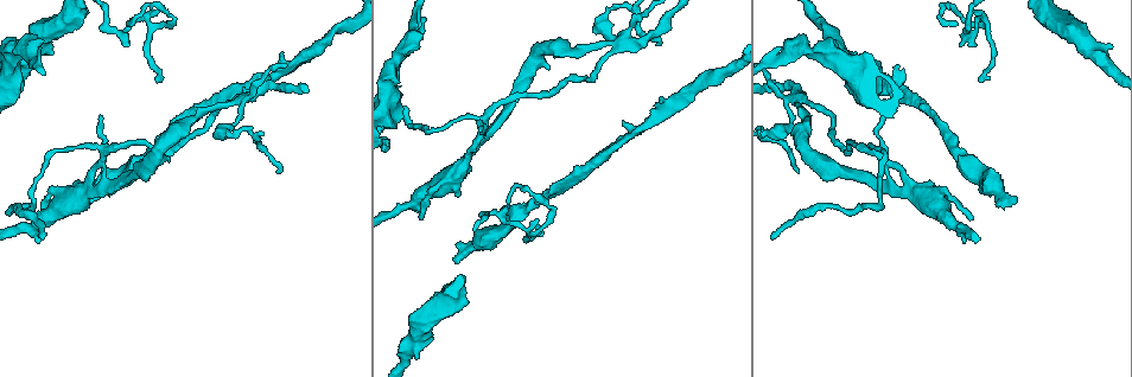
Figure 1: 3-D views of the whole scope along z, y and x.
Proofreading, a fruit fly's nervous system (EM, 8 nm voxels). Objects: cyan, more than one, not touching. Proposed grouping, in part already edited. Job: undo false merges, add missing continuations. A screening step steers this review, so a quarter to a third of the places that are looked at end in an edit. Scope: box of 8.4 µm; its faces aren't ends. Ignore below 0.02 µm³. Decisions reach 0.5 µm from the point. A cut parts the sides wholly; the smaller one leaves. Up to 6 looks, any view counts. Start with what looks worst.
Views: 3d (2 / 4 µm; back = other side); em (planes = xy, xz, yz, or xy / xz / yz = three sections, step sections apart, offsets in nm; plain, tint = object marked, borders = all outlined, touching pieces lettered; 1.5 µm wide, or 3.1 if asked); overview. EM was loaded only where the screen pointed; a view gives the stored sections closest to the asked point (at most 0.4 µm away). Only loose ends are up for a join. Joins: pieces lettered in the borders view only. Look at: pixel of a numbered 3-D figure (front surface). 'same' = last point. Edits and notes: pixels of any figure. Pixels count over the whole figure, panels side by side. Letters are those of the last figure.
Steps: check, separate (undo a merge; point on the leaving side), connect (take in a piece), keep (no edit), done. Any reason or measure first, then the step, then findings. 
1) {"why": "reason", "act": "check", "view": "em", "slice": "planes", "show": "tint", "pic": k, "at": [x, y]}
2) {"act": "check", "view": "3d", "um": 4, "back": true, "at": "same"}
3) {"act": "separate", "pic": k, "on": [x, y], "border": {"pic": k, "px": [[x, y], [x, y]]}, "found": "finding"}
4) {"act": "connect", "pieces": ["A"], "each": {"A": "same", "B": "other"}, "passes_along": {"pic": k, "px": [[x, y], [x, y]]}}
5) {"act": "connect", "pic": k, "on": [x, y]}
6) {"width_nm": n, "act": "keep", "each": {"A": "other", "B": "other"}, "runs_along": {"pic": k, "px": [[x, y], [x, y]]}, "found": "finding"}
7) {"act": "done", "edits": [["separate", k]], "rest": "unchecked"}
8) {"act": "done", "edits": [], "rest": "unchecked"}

{"why": "a fork", "act": "check", "view": "3d", "um": 2, "back": true, "pic": 1, "at": [125, 36]}

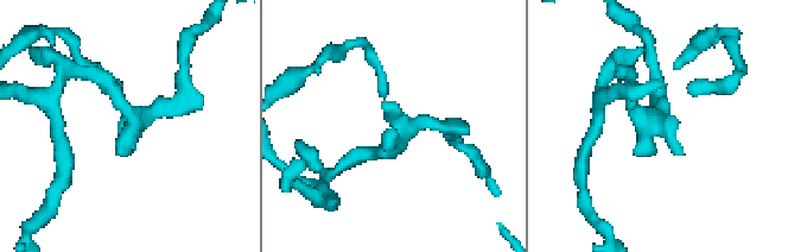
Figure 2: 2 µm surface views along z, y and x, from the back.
{"why": "now the EM", "act": "check", "view": "em", "slice": "planes", "show": "tint", "pic": 2, "at": [655, 127]}

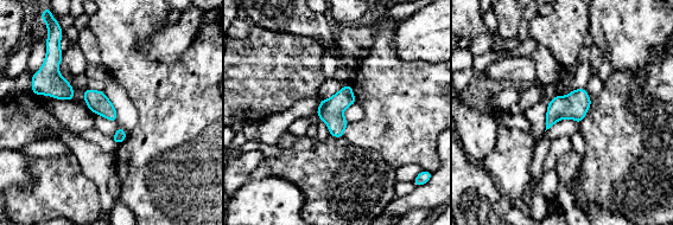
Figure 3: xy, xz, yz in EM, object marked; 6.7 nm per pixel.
{"act": "check", "view": "em", "slice": "planes", "show": "borders", "at": "same"}

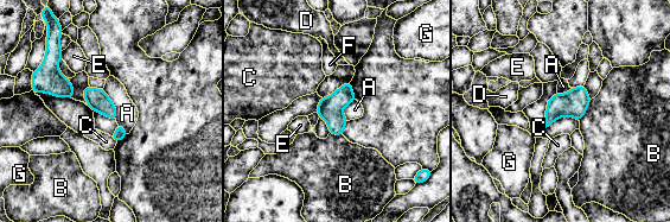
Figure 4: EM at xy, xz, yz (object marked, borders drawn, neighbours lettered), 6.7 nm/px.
{"longest_contact_nm": ["A", 220], "act": "keep", "each": {"A": "other", "B": "other", "C": "other", "D": "other", "E": "other", "F": "other", "G": "other"}, "border": {"pic": 4, "px": [[102, 89], [115, 108], [116, 119]]}, "found": "continuous, no second neuron"}

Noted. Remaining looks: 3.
{"why": "looks like a crossing", "act": "check", "view": "em", "slice": "planes", "show": "tint", "pic": 1, "at": [613, 43]}

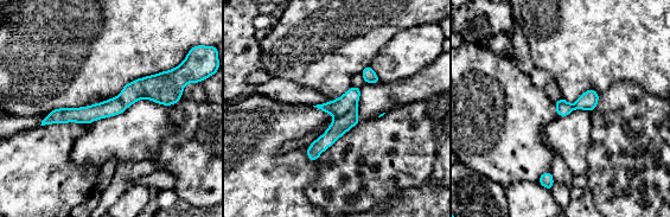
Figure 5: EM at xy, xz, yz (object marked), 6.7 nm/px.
{"why": "what lies round it", "act": "check", "view": "em", "slice": "planes", "show": "borders", "at": "same"}

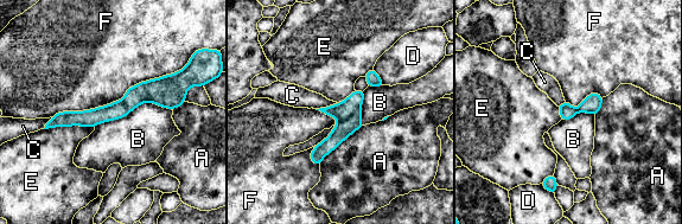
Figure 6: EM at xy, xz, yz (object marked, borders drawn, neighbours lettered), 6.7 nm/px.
{"act": "separate", "pic": 6, "on": [343, 129], "each": {"A": "other", "B": "other", "C": "other", "D": "other", "E": "other", "F": "other"}, "part_leaving": {"pic": 6, "px": [[358, 114], [316, 160]]}, "found": "two neurons meet here"}

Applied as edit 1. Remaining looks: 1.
{"act": "done", "edits": [["separate", 6]], "rest": "unchecked"}

